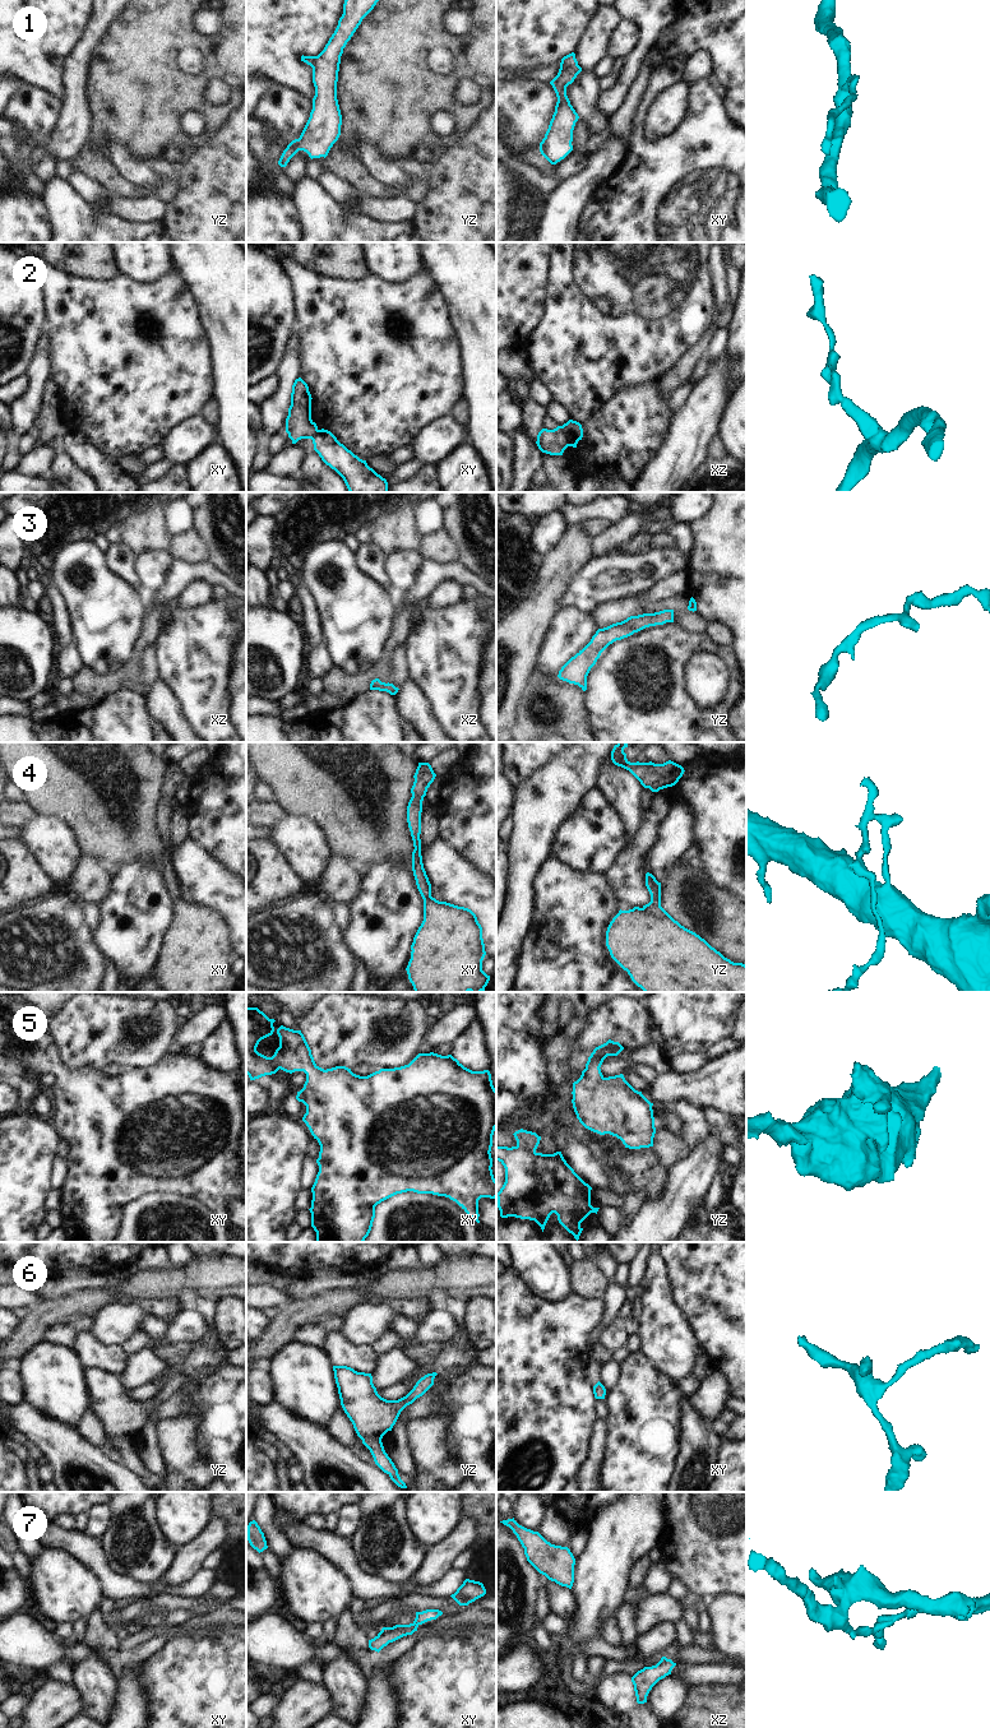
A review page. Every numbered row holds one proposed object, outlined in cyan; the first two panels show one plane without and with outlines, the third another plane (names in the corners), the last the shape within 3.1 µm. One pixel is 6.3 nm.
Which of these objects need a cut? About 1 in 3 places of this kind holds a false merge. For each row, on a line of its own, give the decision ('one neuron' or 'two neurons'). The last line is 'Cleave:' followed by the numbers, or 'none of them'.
1: one neuron
2: two neurons
3: one neuron
4: one neuron
5: one neuron
6: one neuron
7: two neurons
Cleave: 2, 7

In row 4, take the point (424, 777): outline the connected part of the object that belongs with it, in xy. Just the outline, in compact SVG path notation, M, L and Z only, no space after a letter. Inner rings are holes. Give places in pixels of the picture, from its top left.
M418 763L407 806L415 847L412 871L424 899L424 921L413 937L406 970L415 992L482 992L490 981L482 970L486 955L482 927L471 909L431 897L431 884L422 863L422 801L435 777L429 763Z

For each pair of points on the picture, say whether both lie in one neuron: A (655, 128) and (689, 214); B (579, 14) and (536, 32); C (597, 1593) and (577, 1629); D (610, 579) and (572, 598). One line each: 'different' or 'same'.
A: different
B: same
C: same
D: same

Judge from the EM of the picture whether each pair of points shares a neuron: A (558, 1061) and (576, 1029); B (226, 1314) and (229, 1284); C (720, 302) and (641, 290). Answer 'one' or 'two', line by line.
A: one
B: two
C: two

